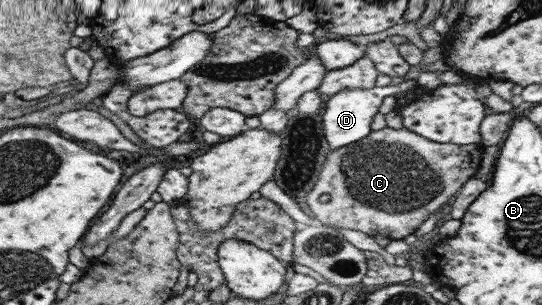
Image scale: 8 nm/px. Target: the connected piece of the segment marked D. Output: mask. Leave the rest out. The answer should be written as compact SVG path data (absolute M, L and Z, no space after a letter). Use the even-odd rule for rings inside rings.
M416 80L402 81L397 85L387 85L382 87L373 86L369 89L354 88L349 90L344 88L335 94L332 94L325 102L325 112L323 112L323 137L327 141L330 151L341 146L358 142L361 138L365 138L370 134L370 124L373 116L378 113L378 108L385 98L393 98L394 94L400 94L405 90L409 90L416 85Z

